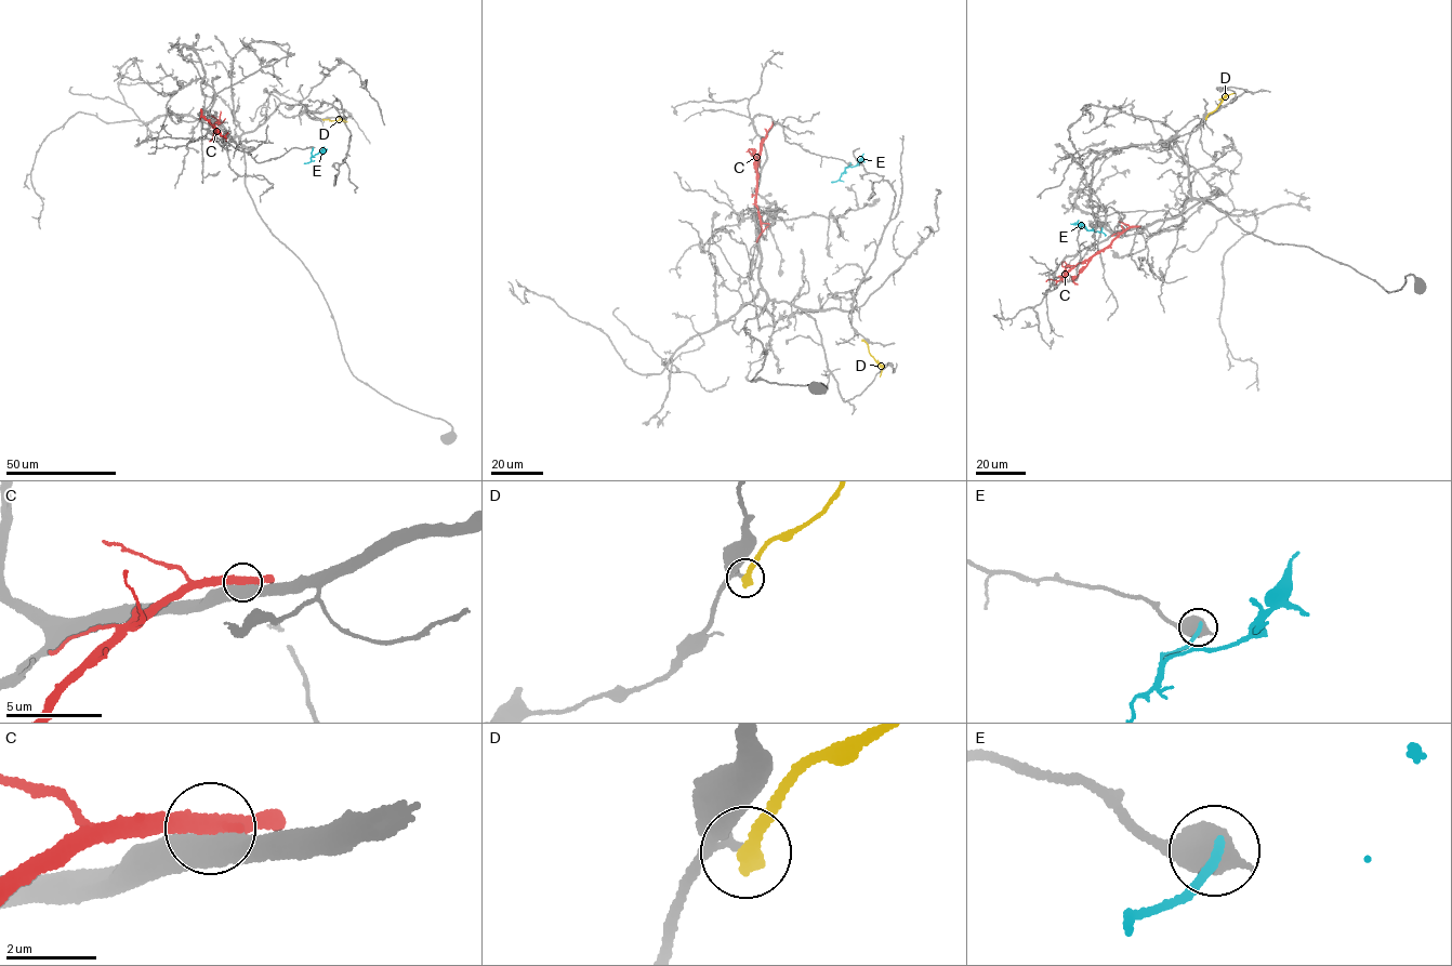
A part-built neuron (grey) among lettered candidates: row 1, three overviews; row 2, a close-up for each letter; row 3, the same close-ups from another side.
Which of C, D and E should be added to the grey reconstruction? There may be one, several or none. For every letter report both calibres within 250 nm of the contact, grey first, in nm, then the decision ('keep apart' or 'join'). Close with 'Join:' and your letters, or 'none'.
C: 500 nm thick on the grey side, 400 nm on the other; keep apart
D: 150 nm thick on the grey side, 420 nm on the other; keep apart
E: 650 nm thick on the grey side, 220 nm on the other; keep apart
Join: none

